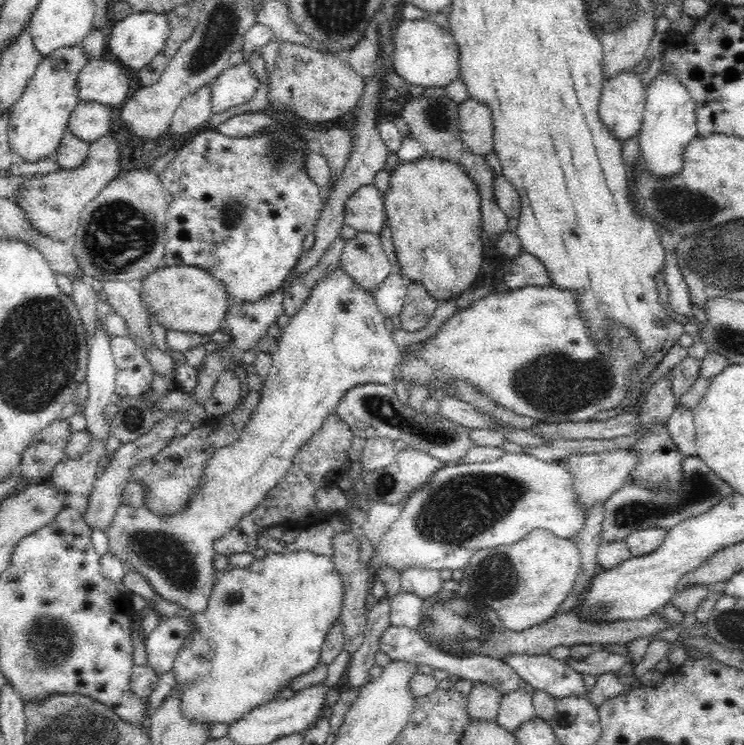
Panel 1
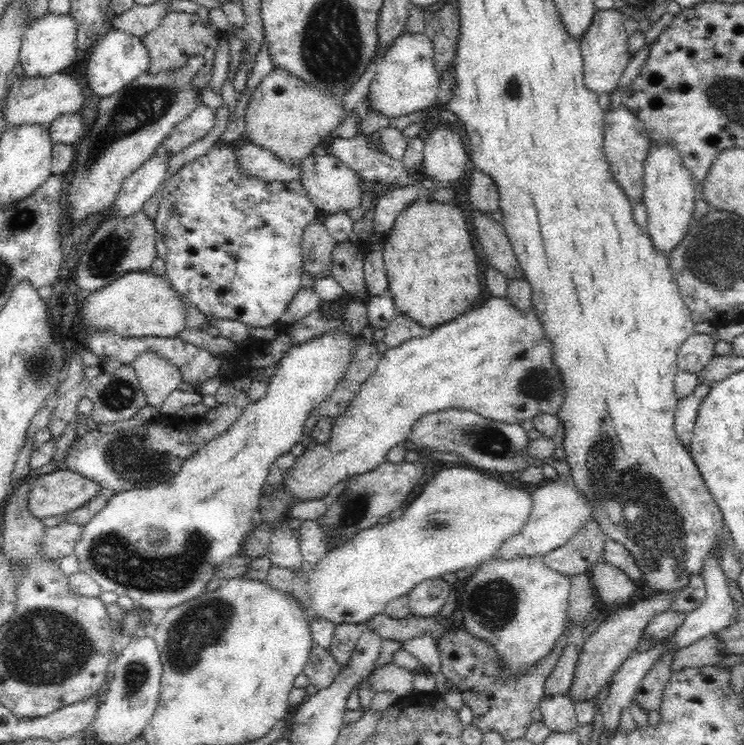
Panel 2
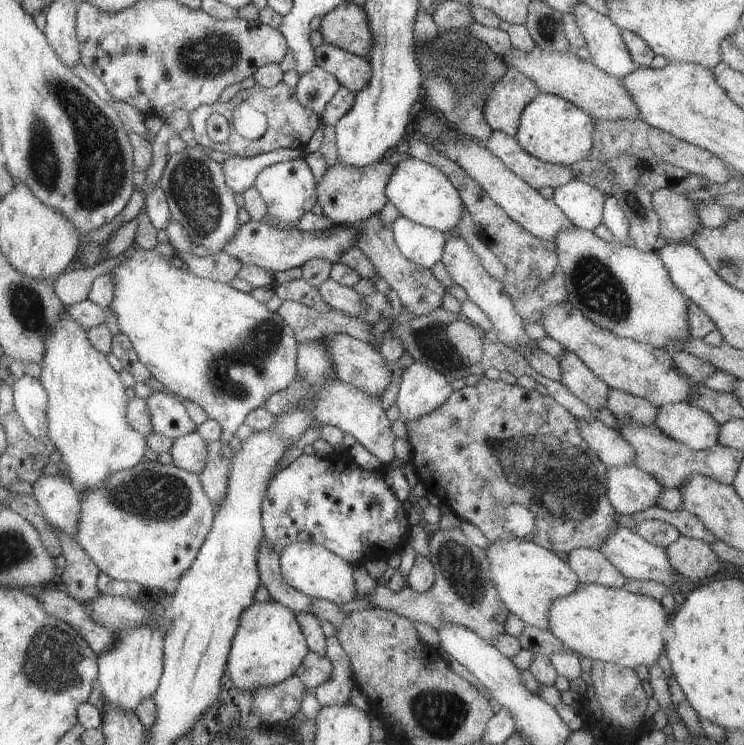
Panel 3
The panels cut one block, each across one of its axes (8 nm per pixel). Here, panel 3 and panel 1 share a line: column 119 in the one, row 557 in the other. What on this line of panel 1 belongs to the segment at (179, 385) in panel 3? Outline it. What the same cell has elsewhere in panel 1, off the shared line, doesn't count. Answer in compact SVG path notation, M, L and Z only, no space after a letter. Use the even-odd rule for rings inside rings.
M291 550L281 553L267 551L262 559L254 559L243 568L226 570L213 584L208 608L202 613L193 614L193 618L195 618L195 630L185 641L179 658L176 658L174 667L172 668L175 671L174 673L176 673L176 686L179 686L181 692L183 692L182 713L184 713L184 717L190 719L190 721L194 721L194 723L198 721L198 723L214 724L217 722L226 722L232 724L243 714L249 713L257 705L266 704L266 702L276 699L276 696L290 682L294 681L294 678L310 672L311 669L314 669L320 663L320 654L328 632L341 619L345 596L346 585L344 585L344 579L340 578L340 573L333 566L333 557L318 554L312 552L312 550Z

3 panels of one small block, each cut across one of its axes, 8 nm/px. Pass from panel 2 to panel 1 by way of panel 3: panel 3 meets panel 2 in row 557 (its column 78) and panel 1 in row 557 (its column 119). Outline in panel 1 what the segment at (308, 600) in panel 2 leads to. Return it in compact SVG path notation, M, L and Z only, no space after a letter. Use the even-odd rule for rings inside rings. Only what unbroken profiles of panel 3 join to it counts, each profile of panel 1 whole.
M502 453L498 458L491 461L473 462L472 464L460 464L458 462L454 464L444 464L440 470L437 470L432 478L419 489L411 492L406 500L401 504L400 516L393 522L388 528L388 532L382 536L382 542L377 548L377 554L380 556L381 565L394 566L399 572L405 567L410 565L418 565L418 567L428 567L431 569L450 568L450 570L456 570L456 568L463 569L472 553L480 548L492 548L492 546L498 546L503 544L512 544L516 540L520 540L522 536L527 535L531 530L544 528L551 533L554 533L560 538L574 538L582 528L584 528L584 522L586 522L587 510L580 505L580 499L576 497L576 491L574 491L574 475L572 471L565 466L561 461L546 462L537 459L535 456L530 456L526 453Z

